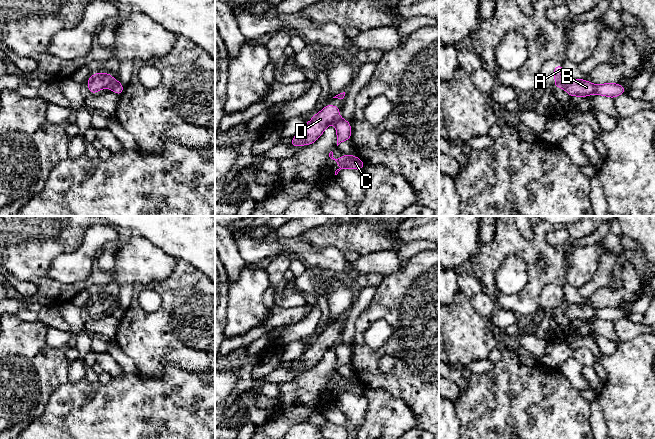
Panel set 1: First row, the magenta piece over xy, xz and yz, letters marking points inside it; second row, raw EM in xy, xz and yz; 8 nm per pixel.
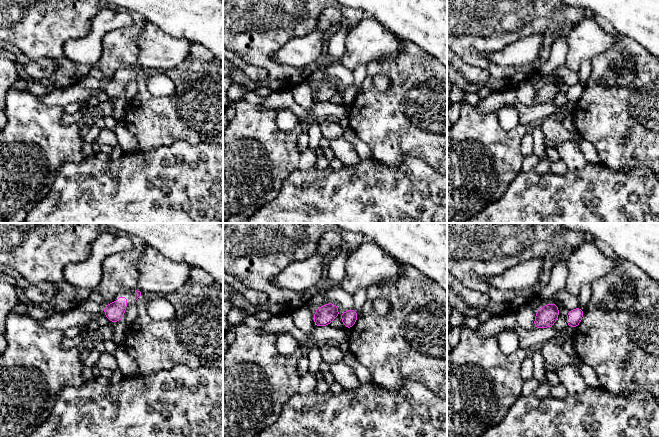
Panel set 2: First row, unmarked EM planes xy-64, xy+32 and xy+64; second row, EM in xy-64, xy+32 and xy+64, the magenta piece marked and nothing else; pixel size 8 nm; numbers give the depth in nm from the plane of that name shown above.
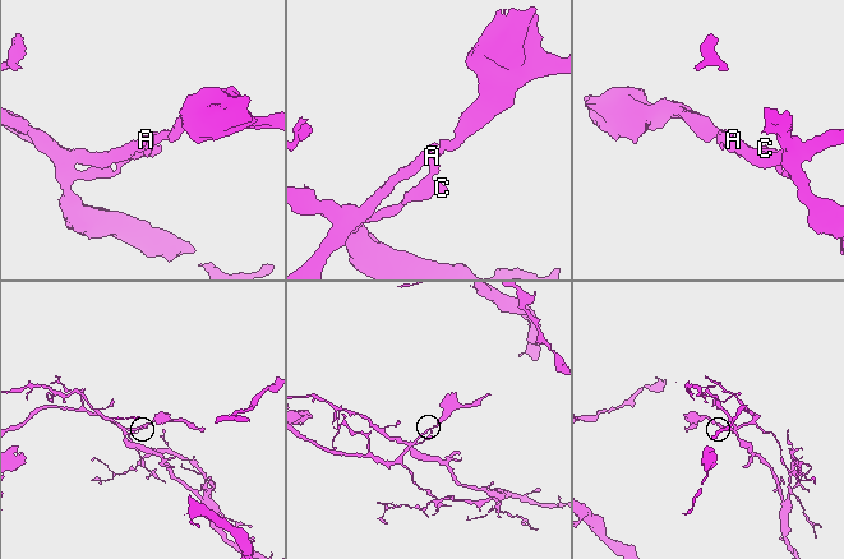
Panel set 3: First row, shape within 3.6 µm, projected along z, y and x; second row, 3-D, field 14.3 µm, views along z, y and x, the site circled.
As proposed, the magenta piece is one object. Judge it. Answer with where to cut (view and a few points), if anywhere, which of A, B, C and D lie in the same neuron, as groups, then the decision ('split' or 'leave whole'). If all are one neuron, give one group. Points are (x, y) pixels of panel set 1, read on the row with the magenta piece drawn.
cut xy (115, 80), (109, 88); groups A D / B C; split

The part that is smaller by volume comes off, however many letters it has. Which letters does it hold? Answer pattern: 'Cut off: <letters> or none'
Cut off: A, D

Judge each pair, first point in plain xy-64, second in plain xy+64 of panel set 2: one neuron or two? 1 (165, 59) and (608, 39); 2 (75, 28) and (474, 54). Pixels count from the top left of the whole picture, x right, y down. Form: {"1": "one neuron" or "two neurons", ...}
{"1": "one neuron", "2": "one neuron"}

